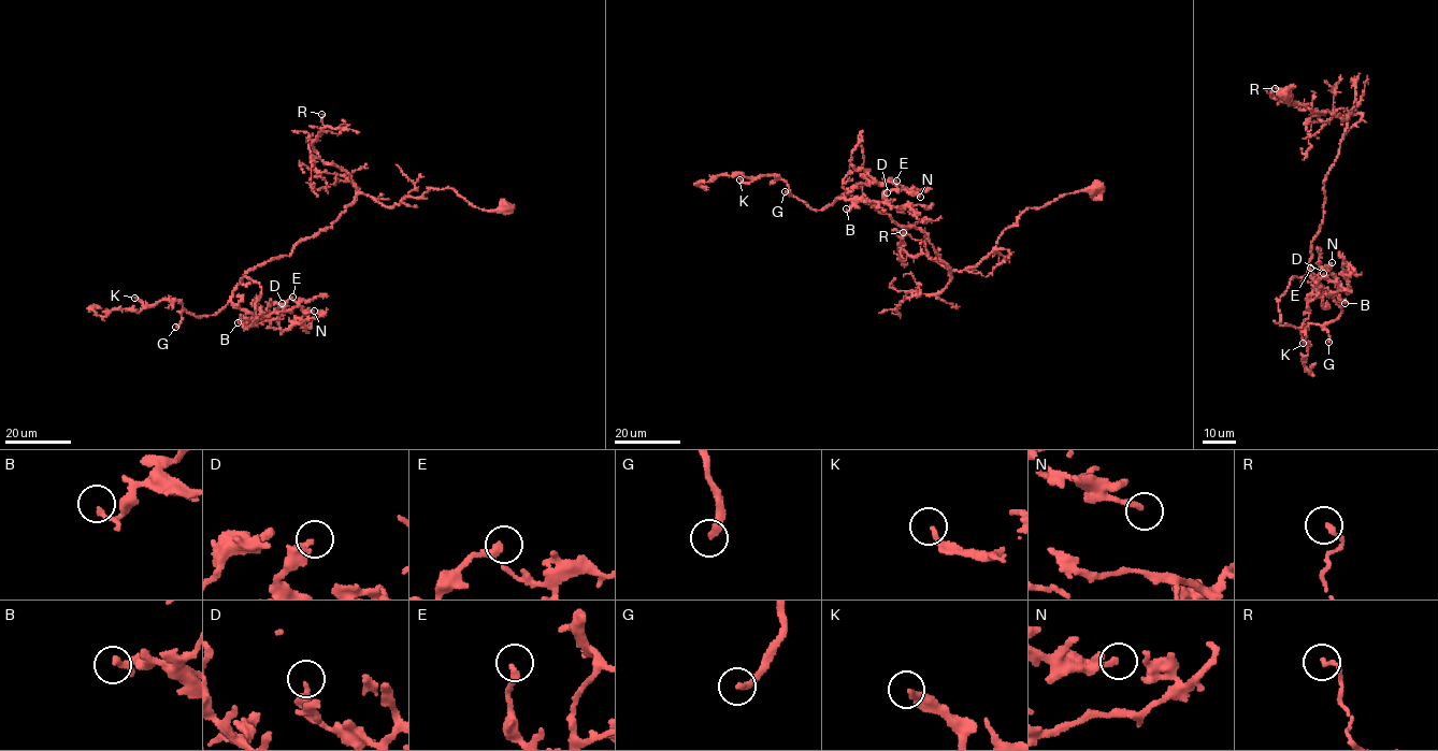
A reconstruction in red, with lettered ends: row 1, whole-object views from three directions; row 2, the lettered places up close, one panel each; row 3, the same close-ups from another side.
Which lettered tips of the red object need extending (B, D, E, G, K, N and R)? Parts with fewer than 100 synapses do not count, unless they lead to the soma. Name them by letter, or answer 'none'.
G

